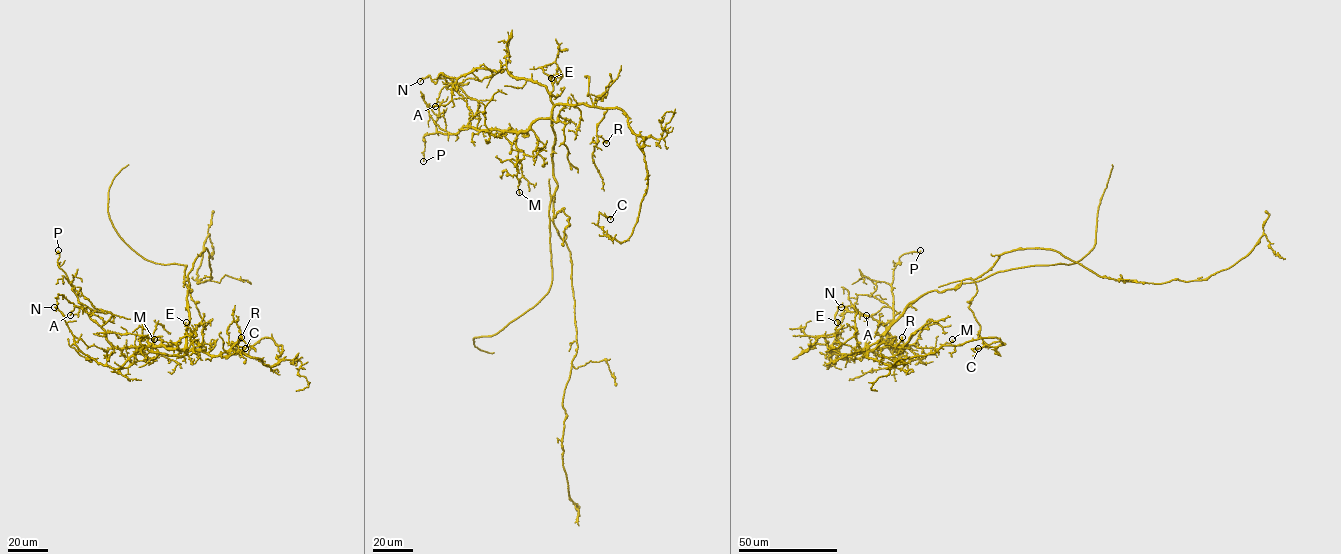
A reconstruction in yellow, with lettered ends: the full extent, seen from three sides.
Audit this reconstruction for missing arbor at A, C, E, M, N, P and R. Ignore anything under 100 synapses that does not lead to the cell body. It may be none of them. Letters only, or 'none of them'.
none of them

